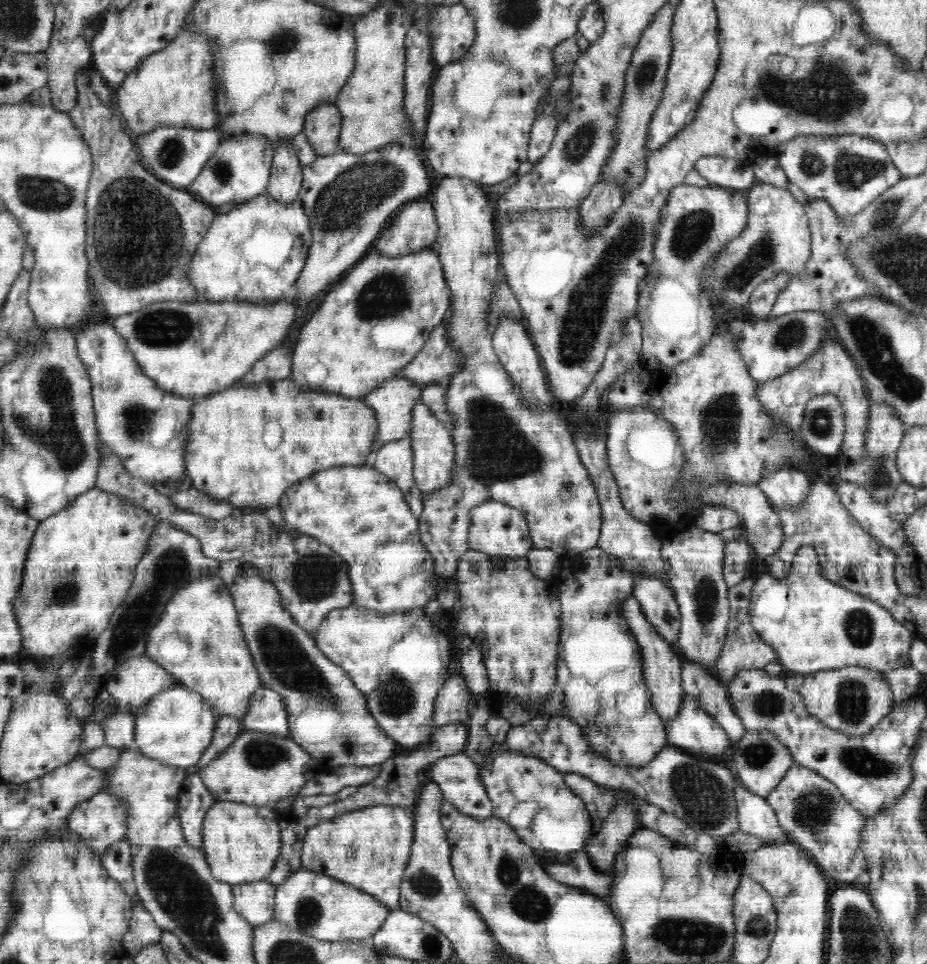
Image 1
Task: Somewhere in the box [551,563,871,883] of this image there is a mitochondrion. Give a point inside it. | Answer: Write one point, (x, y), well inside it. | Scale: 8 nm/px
(700, 795)

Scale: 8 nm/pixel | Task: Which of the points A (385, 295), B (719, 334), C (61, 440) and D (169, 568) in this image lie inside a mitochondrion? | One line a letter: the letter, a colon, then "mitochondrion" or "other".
A: mitochondrion
B: other
C: mitochondrion
D: mitochondrion

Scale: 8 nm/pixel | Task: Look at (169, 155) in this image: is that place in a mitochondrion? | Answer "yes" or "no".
yes

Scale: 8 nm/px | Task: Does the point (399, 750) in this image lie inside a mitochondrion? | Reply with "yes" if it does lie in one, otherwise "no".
no

